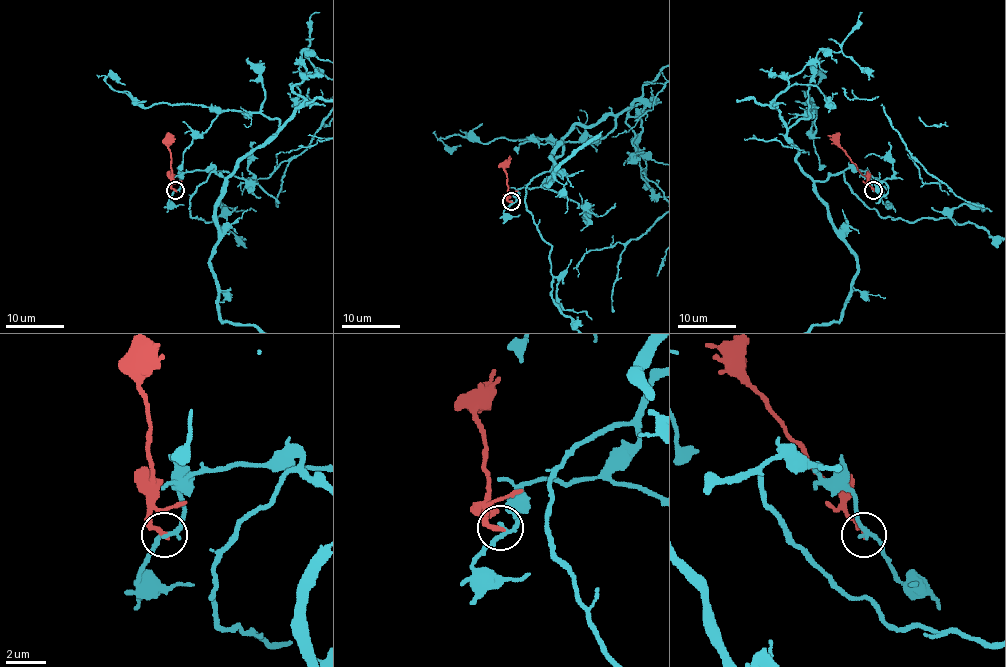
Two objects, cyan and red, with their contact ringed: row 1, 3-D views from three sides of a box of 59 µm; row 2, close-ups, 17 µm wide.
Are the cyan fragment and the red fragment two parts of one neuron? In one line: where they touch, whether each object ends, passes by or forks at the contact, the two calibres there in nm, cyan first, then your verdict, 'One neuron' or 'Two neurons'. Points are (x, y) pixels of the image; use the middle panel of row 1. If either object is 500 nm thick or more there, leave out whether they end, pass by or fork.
Place: (511, 201). At the ring cyan passes by. At the ring red ends. Thickness 180 nm (cyan) against 260 nm. Two neurons

